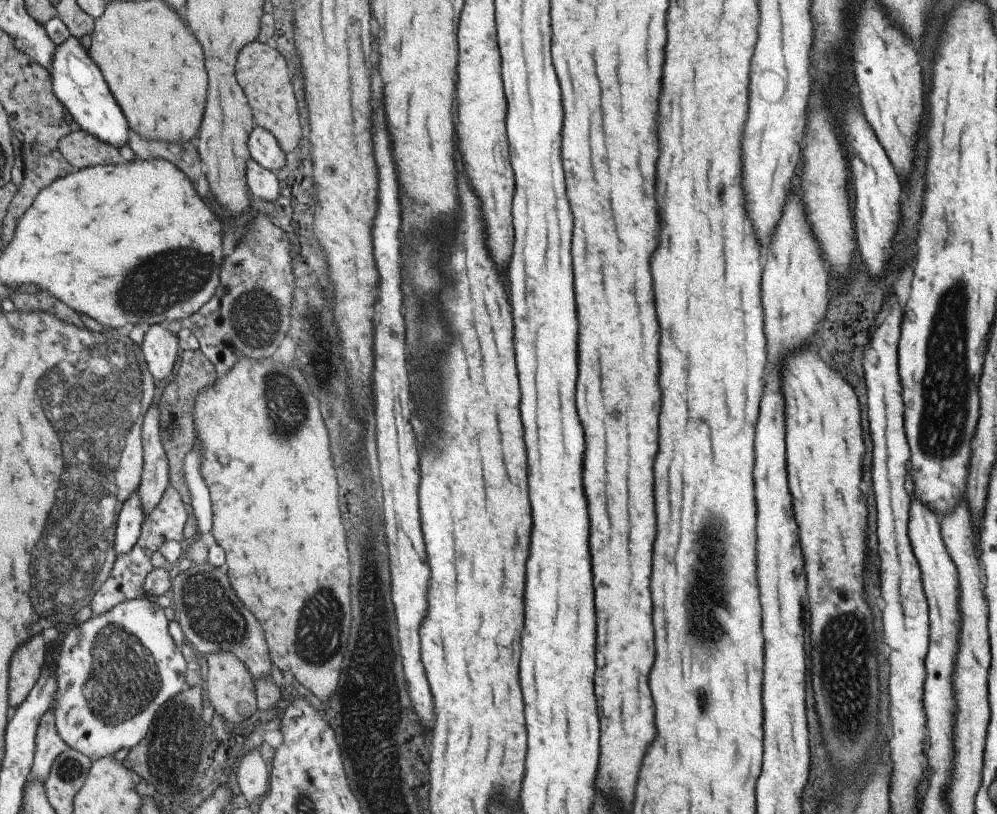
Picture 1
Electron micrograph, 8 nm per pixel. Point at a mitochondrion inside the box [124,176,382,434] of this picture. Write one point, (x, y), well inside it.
(258, 317)

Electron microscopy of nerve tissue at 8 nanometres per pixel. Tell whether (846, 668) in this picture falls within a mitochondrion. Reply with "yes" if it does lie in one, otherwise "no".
yes

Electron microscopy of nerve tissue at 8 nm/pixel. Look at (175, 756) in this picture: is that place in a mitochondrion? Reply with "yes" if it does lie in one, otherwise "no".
yes

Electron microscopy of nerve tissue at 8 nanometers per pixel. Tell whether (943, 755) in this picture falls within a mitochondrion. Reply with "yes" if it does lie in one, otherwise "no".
no

